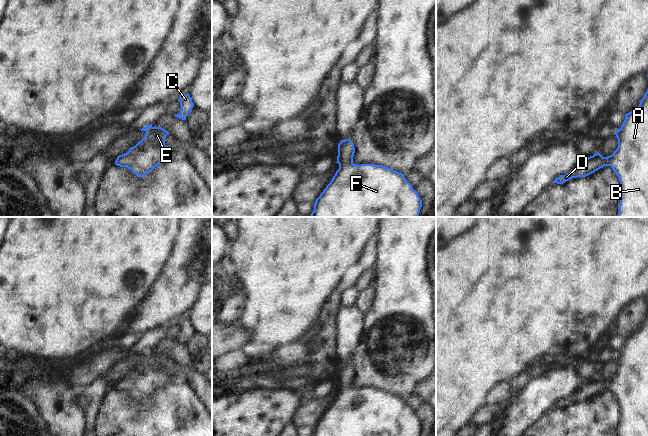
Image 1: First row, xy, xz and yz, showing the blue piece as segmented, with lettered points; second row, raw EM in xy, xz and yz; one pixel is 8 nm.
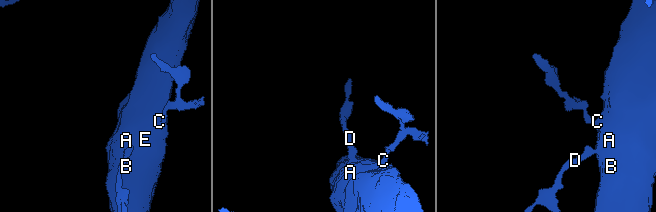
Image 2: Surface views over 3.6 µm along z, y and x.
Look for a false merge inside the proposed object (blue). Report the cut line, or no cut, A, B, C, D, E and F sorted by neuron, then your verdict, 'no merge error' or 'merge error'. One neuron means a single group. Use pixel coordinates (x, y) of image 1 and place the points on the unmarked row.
no cut | A B C D E F | no merge error

